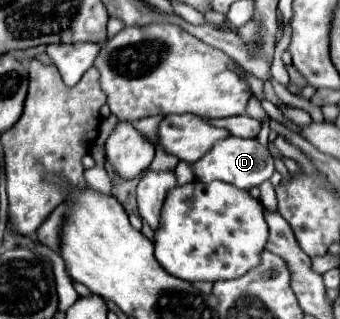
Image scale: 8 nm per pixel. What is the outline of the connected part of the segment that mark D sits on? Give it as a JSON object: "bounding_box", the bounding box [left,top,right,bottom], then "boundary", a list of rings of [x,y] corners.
{"bounding_box":[194,136,276,190],"boundary":[[[228,136],[220,142],[216,142],[214,148],[204,158],[194,162],[196,180],[200,180],[200,182],[222,180],[222,182],[234,184],[236,188],[242,188],[242,190],[250,190],[254,186],[260,186],[262,182],[270,180],[274,172],[276,172],[274,158],[268,152],[268,148],[262,146],[258,140],[244,140],[238,136]]]}

